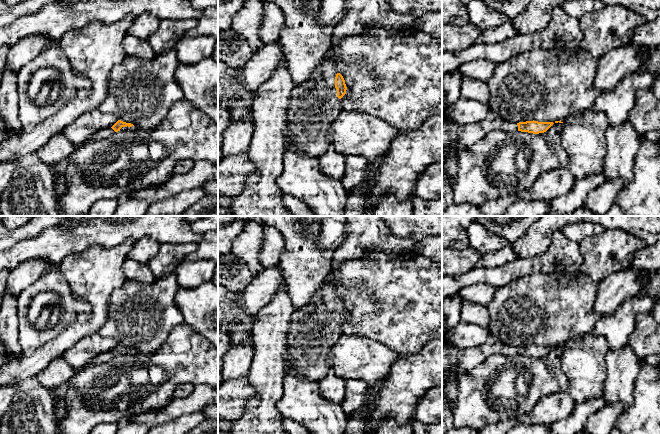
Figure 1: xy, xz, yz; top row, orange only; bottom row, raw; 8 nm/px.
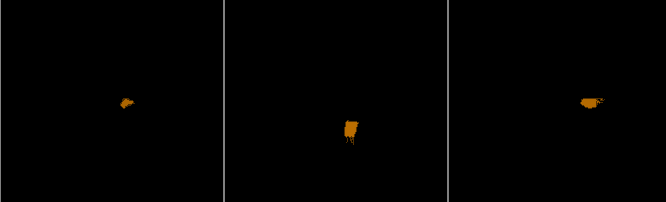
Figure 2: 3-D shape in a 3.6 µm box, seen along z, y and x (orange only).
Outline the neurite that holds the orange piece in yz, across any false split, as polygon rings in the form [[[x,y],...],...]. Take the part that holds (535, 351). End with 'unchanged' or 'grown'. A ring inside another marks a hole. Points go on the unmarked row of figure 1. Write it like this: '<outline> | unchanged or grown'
[[[491,338],[477,347],[461,349],[445,340],[442,342],[442,377],[447,380],[456,380],[482,364],[491,355],[508,357],[521,355],[539,358],[546,356],[553,348],[553,346],[534,344],[513,347]]] | grown

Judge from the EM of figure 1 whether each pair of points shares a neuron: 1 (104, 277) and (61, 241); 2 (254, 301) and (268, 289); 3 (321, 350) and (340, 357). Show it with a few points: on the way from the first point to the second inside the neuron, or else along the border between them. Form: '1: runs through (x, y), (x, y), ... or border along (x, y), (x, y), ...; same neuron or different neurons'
1: border along (97, 245), (71, 253), (58, 264); different neurons
2: runs through (257, 298), (265, 290); same neuron
3: border along (342, 333), (330, 350), (330, 369); different neurons

